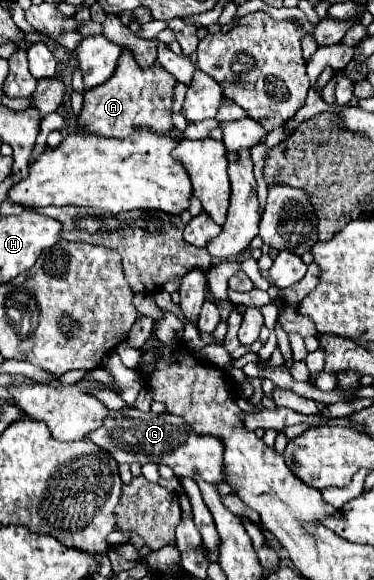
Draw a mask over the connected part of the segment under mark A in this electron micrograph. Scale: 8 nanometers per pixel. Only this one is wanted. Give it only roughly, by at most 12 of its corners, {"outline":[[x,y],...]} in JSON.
{"outline":[[123,50],[115,74],[85,92],[79,126],[127,138],[171,130],[175,78]]}

